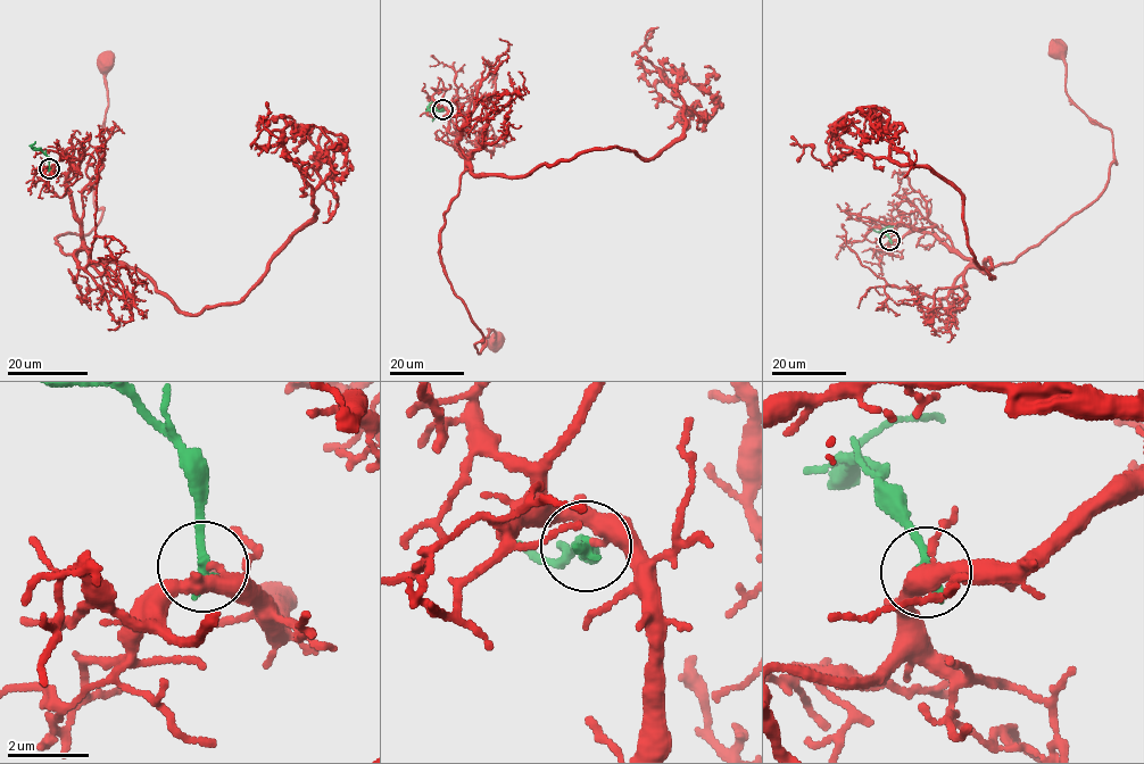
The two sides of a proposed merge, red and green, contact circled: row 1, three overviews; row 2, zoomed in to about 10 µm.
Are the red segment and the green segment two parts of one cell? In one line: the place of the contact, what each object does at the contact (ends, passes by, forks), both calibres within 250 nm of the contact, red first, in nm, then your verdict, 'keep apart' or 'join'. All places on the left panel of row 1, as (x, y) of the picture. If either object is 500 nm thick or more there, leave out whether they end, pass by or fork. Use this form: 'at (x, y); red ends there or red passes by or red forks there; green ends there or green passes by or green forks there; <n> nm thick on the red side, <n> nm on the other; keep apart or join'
at (49, 168); red forks there; green ends there; 200 nm thick on the red side, 300 nm on the other; keep apart

